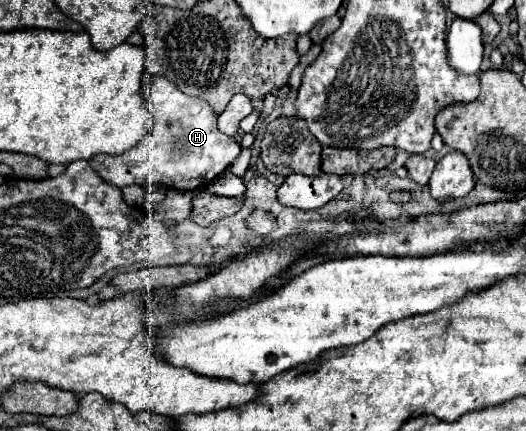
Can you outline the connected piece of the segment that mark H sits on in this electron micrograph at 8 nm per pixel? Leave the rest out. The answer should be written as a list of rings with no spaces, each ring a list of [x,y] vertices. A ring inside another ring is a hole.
[[[144,74],[142,94],[152,118],[150,132],[122,154],[98,154],[90,160],[94,170],[118,188],[128,184],[164,184],[176,190],[196,190],[220,176],[240,154],[240,144],[218,130],[216,114],[204,100],[180,92],[164,76]]]

